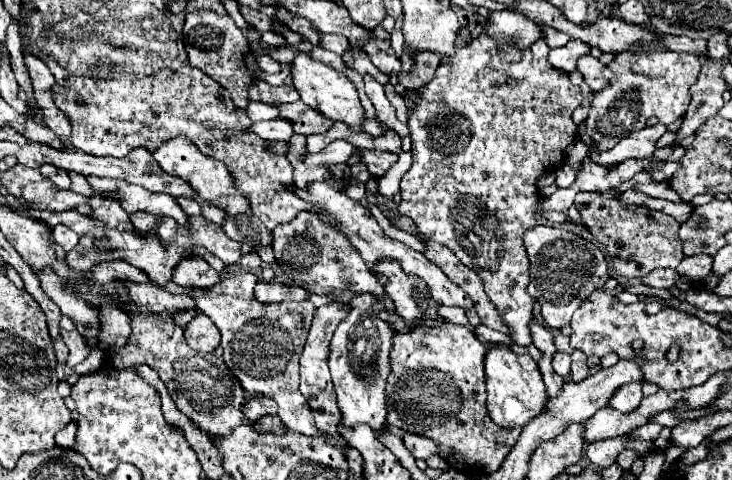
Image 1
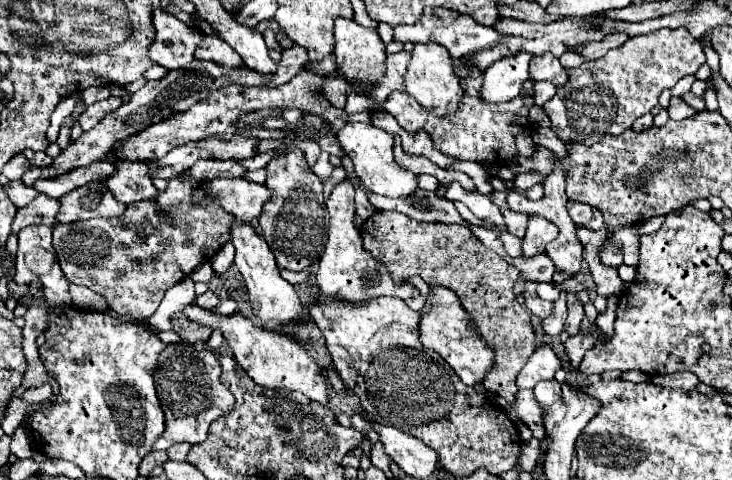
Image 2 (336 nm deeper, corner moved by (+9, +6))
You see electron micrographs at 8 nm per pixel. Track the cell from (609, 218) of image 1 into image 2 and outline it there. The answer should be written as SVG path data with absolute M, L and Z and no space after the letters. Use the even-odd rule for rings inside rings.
M568 200L568 212L570 212L570 218L576 224L584 224L584 222L590 222L592 220L592 208L588 204Z

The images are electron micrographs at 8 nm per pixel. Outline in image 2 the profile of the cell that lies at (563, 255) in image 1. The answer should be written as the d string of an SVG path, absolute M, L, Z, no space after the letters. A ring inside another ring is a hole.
M528 282L526 284L526 292L524 292L524 304L528 306L528 310L538 316L538 318L546 318L550 316L554 304L552 302L544 302L536 296L536 282Z

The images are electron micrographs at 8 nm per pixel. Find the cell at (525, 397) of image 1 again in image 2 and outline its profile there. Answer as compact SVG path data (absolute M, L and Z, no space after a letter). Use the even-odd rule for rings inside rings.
M434 284L430 286L426 304L430 308L422 308L420 326L418 326L420 342L424 344L424 348L430 348L436 354L440 354L454 368L454 372L460 376L464 384L474 386L476 382L482 382L484 372L488 372L488 368L492 366L492 350L468 326L468 314L460 308L458 296L452 290Z

